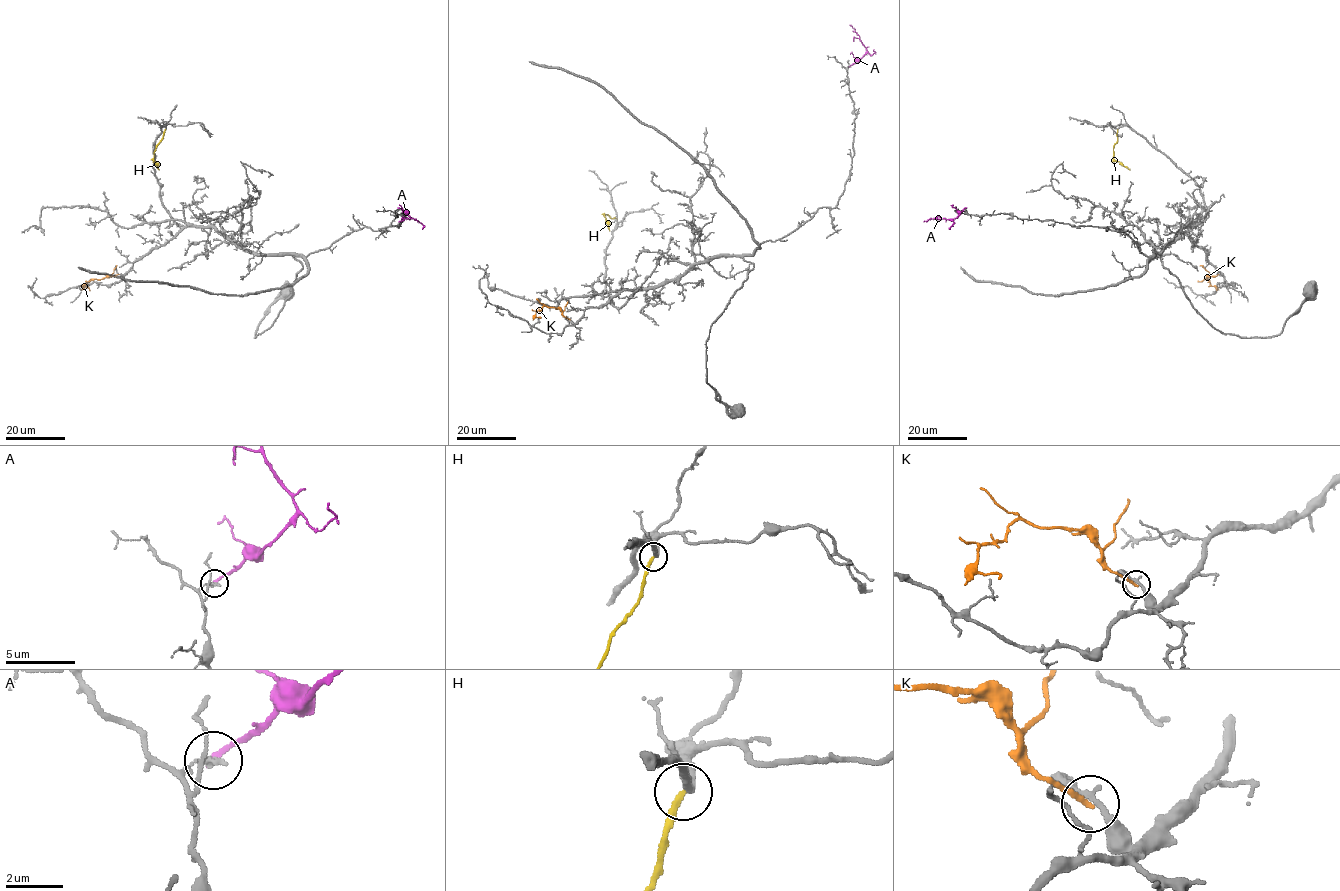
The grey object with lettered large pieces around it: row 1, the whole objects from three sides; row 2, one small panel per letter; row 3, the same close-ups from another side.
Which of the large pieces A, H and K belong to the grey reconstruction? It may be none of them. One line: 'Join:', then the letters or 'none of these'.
Join: H

